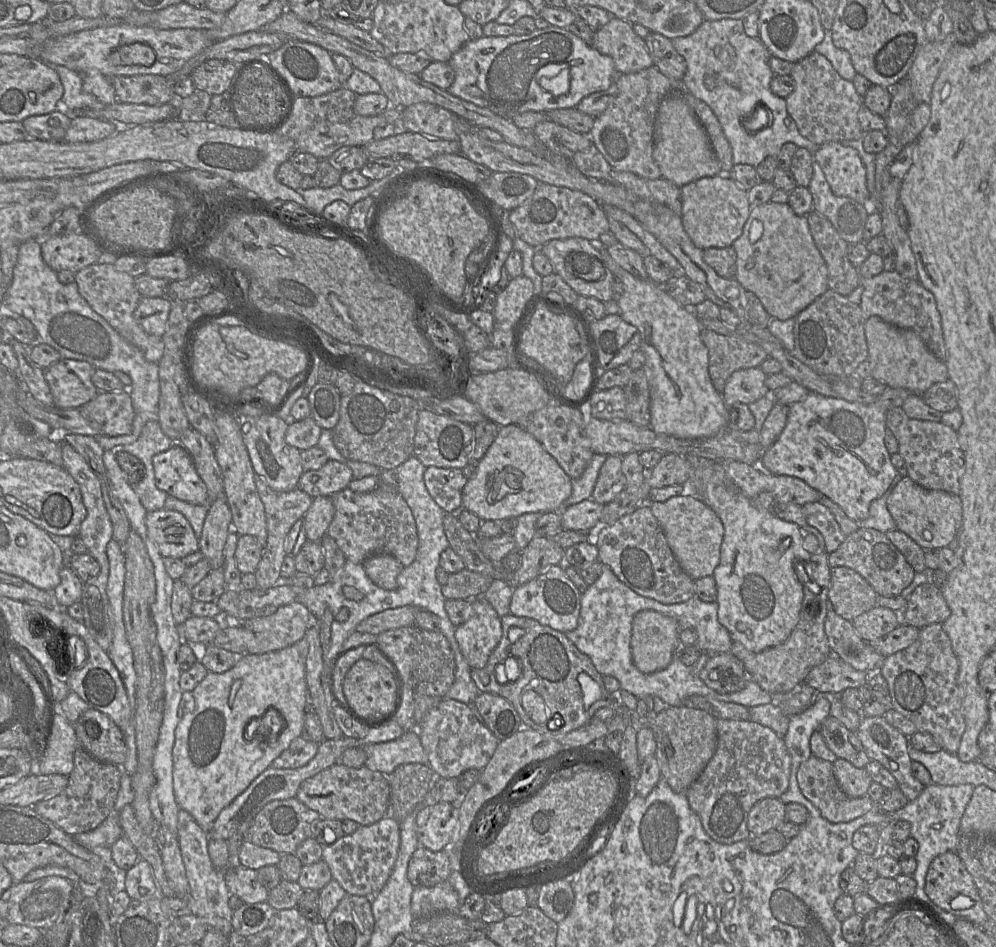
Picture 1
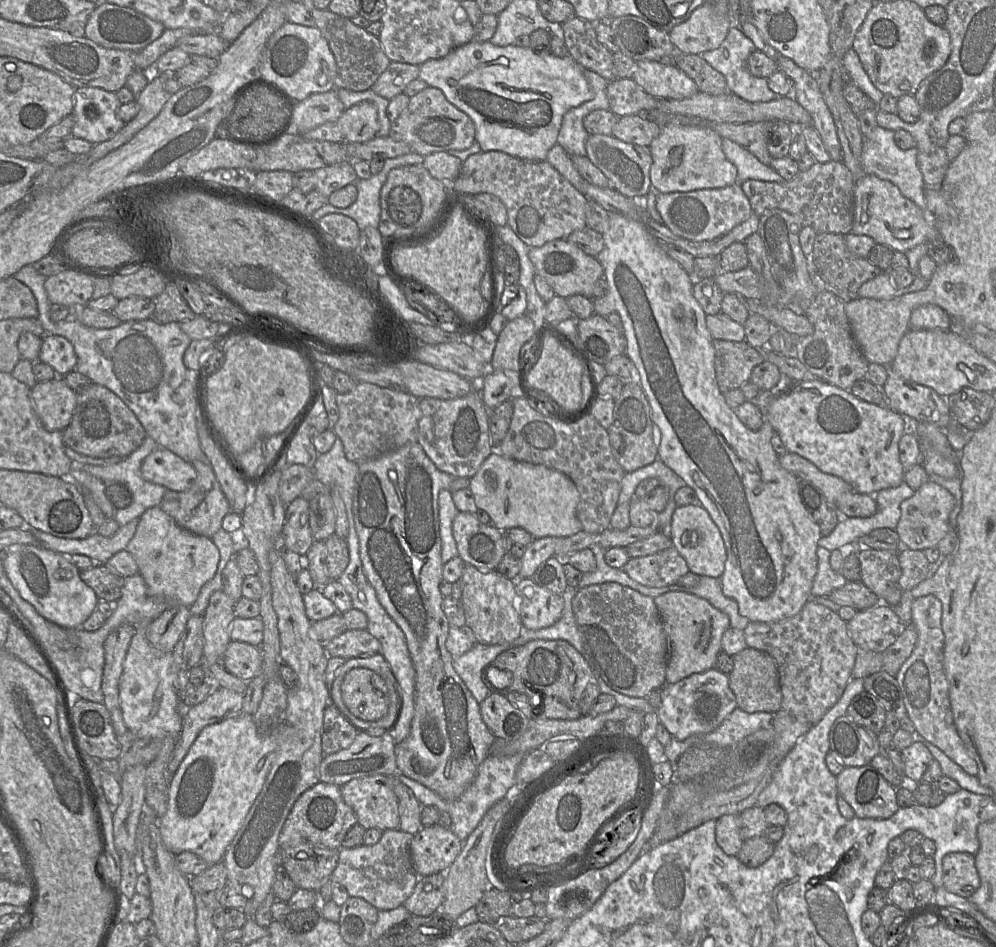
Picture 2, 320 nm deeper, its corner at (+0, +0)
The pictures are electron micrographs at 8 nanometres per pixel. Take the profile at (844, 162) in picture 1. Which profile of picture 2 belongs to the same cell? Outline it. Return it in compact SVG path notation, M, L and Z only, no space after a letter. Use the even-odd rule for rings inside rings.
M866 174L855 181L852 234L867 235L876 243L902 253L940 238L934 216L904 197L897 186L875 175Z

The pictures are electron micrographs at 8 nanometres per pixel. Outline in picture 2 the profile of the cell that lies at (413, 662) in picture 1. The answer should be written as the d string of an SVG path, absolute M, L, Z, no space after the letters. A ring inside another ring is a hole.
M350 629L324 644L328 657L366 656L380 652L380 642L366 629Z

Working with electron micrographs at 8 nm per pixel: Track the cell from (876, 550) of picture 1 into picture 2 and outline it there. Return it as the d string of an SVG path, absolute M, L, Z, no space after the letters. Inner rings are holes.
M901 547L898 559L902 570L898 585L903 592L910 592L928 578L930 563L923 550Z

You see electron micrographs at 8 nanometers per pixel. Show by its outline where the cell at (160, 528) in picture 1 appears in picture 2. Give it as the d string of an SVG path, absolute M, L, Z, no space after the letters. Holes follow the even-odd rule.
M159 506L147 509L139 517L135 534L126 549L134 557L139 574L147 585L147 596L162 596L174 604L187 607L196 602L202 587L214 578L220 560L219 550L211 538L194 534L178 526Z

